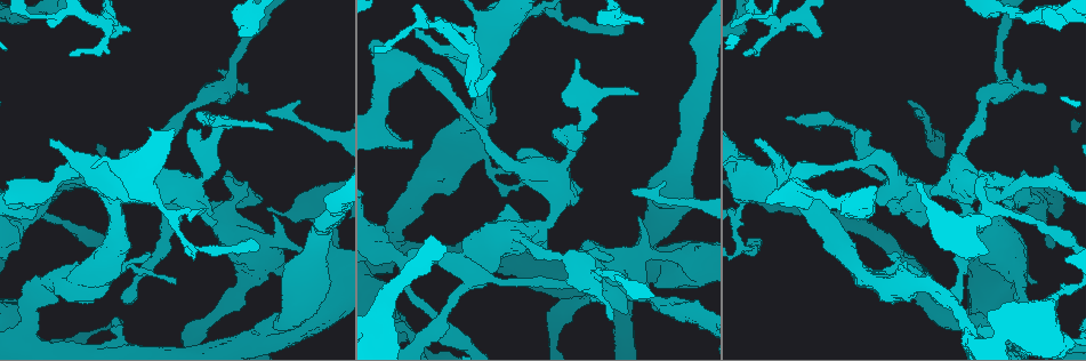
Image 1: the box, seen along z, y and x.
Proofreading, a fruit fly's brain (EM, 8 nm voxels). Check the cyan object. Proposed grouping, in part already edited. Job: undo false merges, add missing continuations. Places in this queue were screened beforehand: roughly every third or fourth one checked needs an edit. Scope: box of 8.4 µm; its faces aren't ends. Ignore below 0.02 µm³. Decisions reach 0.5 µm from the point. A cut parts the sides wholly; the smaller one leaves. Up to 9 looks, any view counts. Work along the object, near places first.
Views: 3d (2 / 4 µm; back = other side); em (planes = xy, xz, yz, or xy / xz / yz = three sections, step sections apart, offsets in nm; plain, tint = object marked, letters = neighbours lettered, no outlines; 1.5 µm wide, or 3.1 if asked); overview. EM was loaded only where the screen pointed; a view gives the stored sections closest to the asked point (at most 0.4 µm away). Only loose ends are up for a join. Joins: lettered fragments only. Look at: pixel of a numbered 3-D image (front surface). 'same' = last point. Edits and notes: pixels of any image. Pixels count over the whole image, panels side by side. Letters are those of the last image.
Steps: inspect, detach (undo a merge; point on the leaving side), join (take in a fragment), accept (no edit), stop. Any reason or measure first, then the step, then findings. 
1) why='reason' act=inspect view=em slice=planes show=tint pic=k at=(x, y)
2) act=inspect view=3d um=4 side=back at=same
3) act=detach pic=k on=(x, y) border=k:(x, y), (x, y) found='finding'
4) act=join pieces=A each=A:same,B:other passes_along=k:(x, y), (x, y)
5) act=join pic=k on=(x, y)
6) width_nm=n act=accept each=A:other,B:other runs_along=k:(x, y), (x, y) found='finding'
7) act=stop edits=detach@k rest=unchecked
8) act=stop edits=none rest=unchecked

why='thick turns thin' act=inspect view=em slice=planes show=tint pic=1 at=(160, 251)

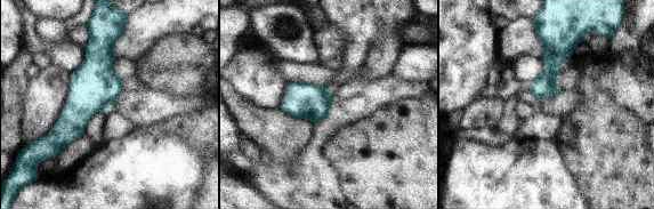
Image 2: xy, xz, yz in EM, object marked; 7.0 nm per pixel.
why='what lies round it' act=inspect view=em slice=planes show=letters at=same

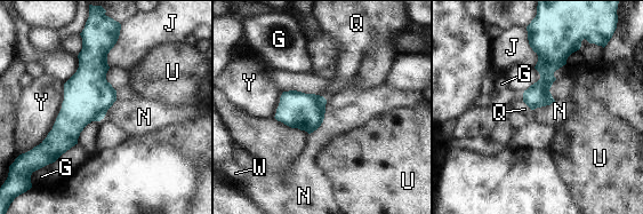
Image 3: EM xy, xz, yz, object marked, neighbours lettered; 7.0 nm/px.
act=accept each=G:other,J:other,N:other,Q:other,U:other,W:other,Y:other border=3:(65, 82), (53, 128), (19, 155) found='all the same neuron'

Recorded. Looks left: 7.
why='free end' act=inspect view=em slice=planes show=letters pic=1 at=(913, 224)

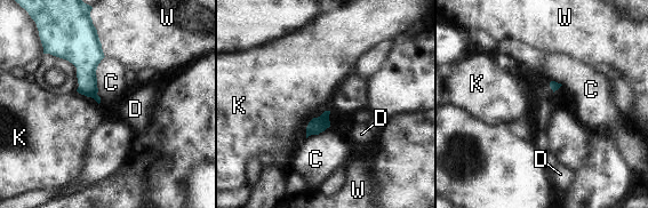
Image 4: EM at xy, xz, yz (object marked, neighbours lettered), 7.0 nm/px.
act=accept each=C:other,D:other,K:other,W:other border=4:(329, 110), (309, 122), (305, 137) found='no lettered fragment goes on from it'

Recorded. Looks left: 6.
why='branch stops here' act=inspect view=3d um=2 pic=1 at=(117, 319)

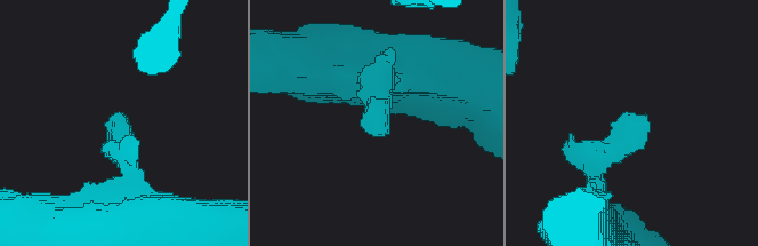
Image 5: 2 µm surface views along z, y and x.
why='now the EM' act=inspect view=em slice=planes show=letters pic=5 at=(642, 115)

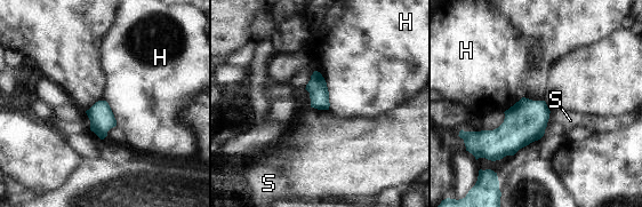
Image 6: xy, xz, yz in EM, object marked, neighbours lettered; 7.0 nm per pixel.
width_nm=140 longest_contact=H:300nm act=accept each=H:other,S:other found='none of them fits'

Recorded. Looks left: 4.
why='a narrow waist' act=inspect view=3d um=2 pic=1 at=(674, 199)

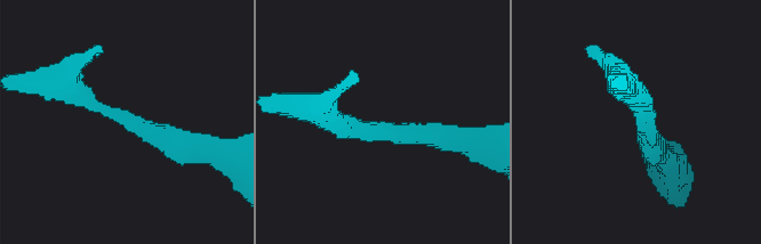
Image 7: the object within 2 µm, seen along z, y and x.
arm_widths_nm=220,240 why='now the EM' act=inspect view=em slice=planes show=tint pic=7 at=(642, 122)

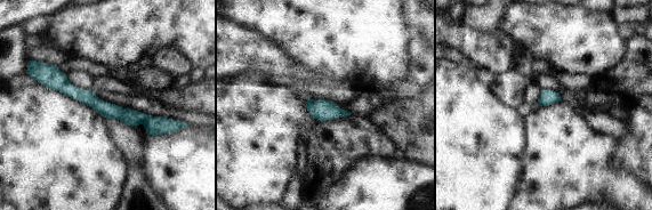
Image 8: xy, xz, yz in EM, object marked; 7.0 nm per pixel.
act=inspect view=em slice=planes show=letters at=same

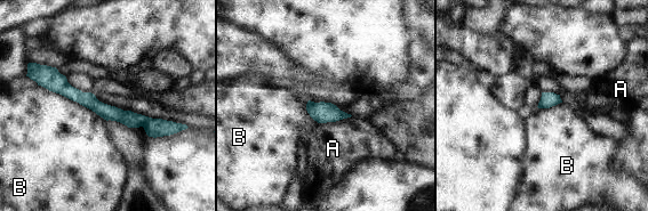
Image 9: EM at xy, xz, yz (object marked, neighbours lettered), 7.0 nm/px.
width_nm=110 act=accept each=A:other,B:other border=9:(38, 84), (78, 102), (106, 120) found='all the same neuron'

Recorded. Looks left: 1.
act=stop edits=none rest=unchecked

